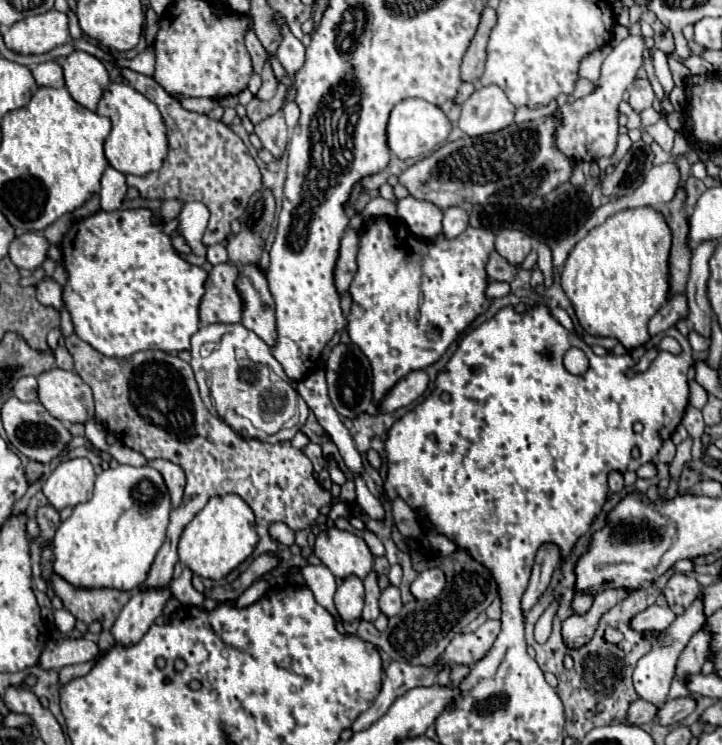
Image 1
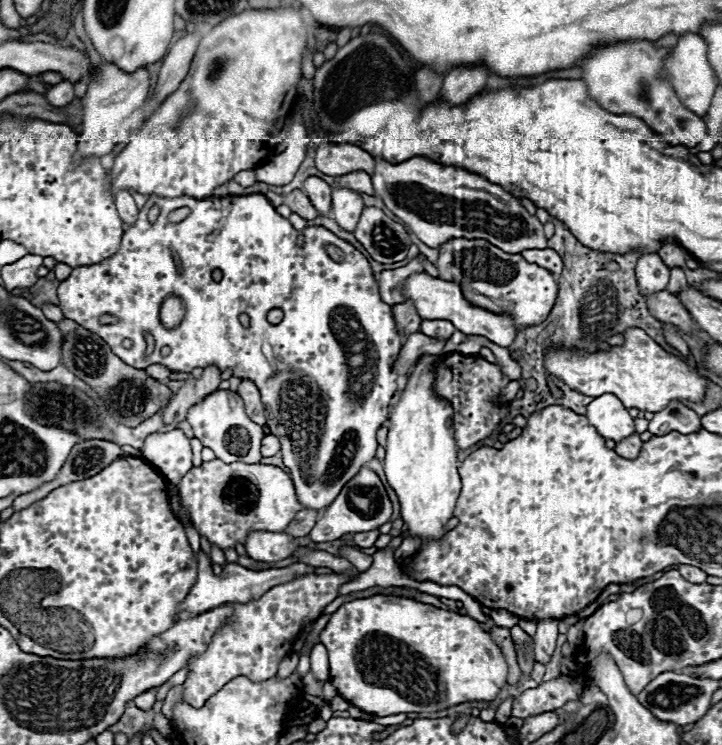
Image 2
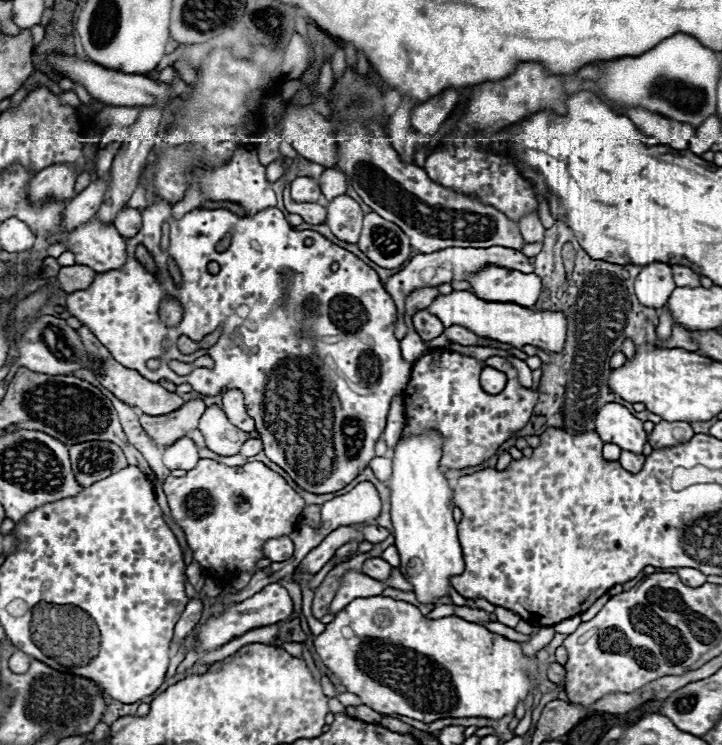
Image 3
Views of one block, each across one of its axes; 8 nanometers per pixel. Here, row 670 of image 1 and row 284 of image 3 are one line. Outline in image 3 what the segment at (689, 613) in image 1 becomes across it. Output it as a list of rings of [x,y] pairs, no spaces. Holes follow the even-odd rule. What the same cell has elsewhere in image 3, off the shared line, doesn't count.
[[[652,262],[644,266],[634,282],[638,300],[646,308],[654,308],[654,310],[662,308],[668,302],[674,288],[676,284],[672,280],[672,268],[662,262]]]

